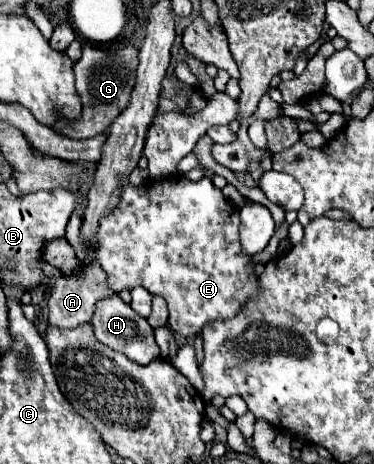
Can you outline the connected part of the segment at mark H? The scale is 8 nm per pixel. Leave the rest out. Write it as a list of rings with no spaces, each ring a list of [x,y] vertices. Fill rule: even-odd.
[[[109,296],[109,298],[97,302],[91,326],[93,326],[99,342],[125,354],[127,358],[131,358],[133,362],[137,362],[141,366],[147,366],[149,362],[153,362],[161,356],[159,346],[157,346],[155,336],[153,336],[153,328],[149,326],[149,322],[145,318],[141,318],[137,312],[133,312],[131,306],[125,304],[119,296]]]

